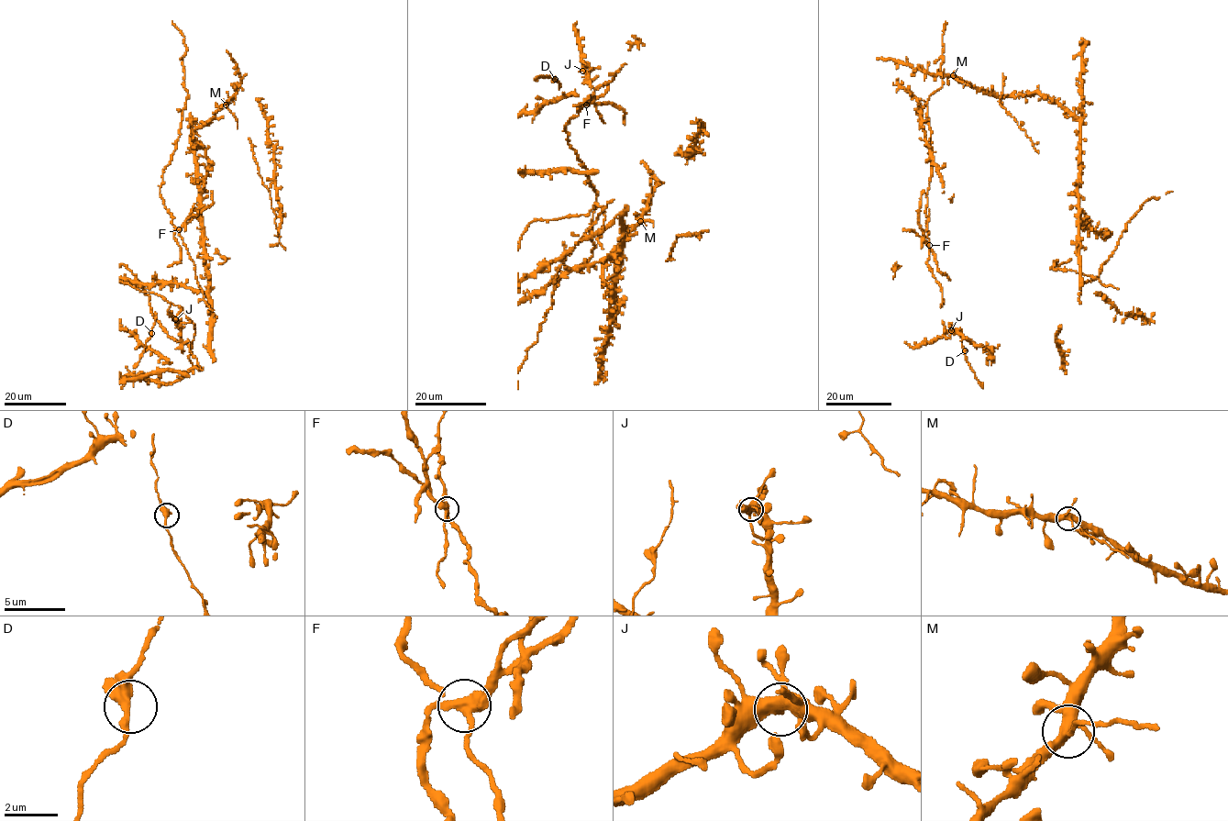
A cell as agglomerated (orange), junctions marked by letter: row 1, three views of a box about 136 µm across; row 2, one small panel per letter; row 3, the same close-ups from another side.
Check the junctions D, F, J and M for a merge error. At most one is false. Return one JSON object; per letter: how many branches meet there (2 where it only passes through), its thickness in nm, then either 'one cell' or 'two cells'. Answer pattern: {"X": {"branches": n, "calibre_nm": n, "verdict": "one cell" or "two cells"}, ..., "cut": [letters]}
{"D": {"branches": 3, "calibre_nm": 320, "verdict": "one cell"}, "F": {"branches": 4, "calibre_nm": 320, "verdict": "two cells"}, "J": {"branches": 4, "calibre_nm": 380, "verdict": "one cell"}, "M": {"branches": 4, "calibre_nm": 360, "verdict": "one cell"}, "cut": ["F"]}

